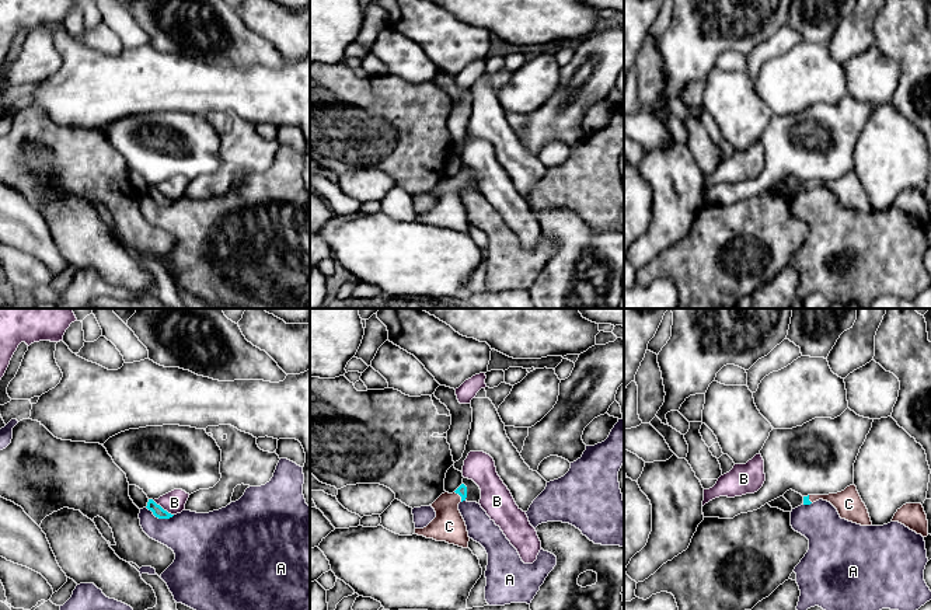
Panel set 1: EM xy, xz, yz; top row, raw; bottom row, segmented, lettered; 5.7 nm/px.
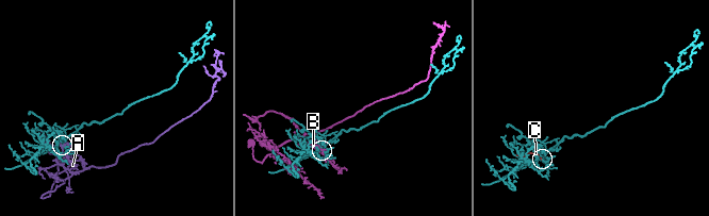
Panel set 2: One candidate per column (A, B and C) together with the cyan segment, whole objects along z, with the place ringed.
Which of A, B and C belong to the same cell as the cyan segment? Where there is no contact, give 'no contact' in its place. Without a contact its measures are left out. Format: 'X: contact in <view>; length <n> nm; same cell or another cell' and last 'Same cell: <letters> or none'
A: contact in xy; length 180 nm; another cell
B: contact in xy; length 150 nm; another cell
C: contact in xz; length 80 nm; same cell
Same cell: C

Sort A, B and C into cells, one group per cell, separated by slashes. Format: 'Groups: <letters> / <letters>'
Groups: A / B / C

